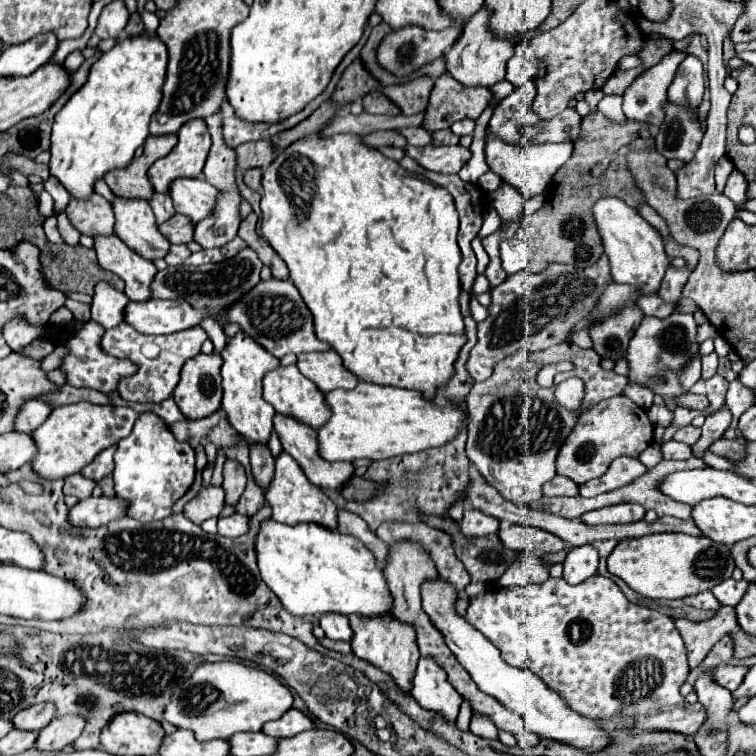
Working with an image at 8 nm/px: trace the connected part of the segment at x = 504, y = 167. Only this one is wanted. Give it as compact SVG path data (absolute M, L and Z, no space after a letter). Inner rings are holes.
M486 131L486 161L494 173L504 177L508 183L512 183L524 197L532 195L544 195L548 191L548 185L554 177L554 173L570 159L574 149L572 141L564 143L528 143L528 145L512 145L504 143L494 133ZM542 189L542 191L540 191Z

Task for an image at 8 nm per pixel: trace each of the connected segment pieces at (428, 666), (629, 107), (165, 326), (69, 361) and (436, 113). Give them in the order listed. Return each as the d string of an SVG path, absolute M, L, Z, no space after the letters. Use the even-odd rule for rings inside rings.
M432 659L418 661L410 695L424 709L444 713L448 721L454 721L458 717L462 697L448 683L448 675L444 675L444 669L438 663L432 663Z
M684 51L664 55L654 67L638 75L624 91L624 113L628 119L660 125L664 121L666 91L676 75L678 65L684 61Z
M150 299L144 303L128 303L124 321L144 335L166 335L200 323L206 311L196 311L184 301Z
M94 321L84 323L84 327L80 331L76 331L76 333L68 333L68 331L58 333L58 341L64 343L70 349L68 357L62 363L62 371L66 373L70 385L90 387L90 389L96 389L96 391L102 391L102 393L110 393L110 391L116 391L116 385L118 385L118 381L122 377L132 375L136 371L134 363L120 361L116 357L110 357L110 355L102 353L102 349L100 349L102 335L104 335L104 327L100 327Z
M444 73L434 81L424 127L428 127L428 131L438 131L452 127L452 123L464 117L478 119L490 99L490 87L460 87L452 75Z

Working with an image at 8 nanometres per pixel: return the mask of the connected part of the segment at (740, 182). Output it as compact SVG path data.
M732 171L732 175L728 177L728 183L726 183L726 187L724 187L724 195L726 195L728 199L732 199L738 209L742 209L742 205L748 201L746 191L748 191L748 181L746 181L746 177L744 177L740 171Z

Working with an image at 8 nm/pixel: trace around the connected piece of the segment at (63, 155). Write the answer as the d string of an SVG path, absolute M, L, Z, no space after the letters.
M142 33L142 35L136 35L136 37L126 37L122 35L116 45L108 51L108 53L102 53L100 59L90 67L90 73L88 73L88 79L86 83L66 101L66 105L58 111L56 115L56 121L54 121L54 127L52 127L52 147L50 147L50 153L52 153L52 159L50 159L50 173L56 175L60 179L60 183L68 189L68 193L72 197L78 197L78 199L86 199L94 189L94 181L96 179L102 179L106 171L110 169L116 169L116 167L126 167L132 157L134 157L134 151L144 143L144 139L148 137L148 125L150 125L150 117L156 113L156 109L160 107L160 99L162 99L162 91L160 87L164 85L164 79L166 79L166 63L168 63L168 47L164 47L164 43L158 39L158 35L150 37L148 33Z

